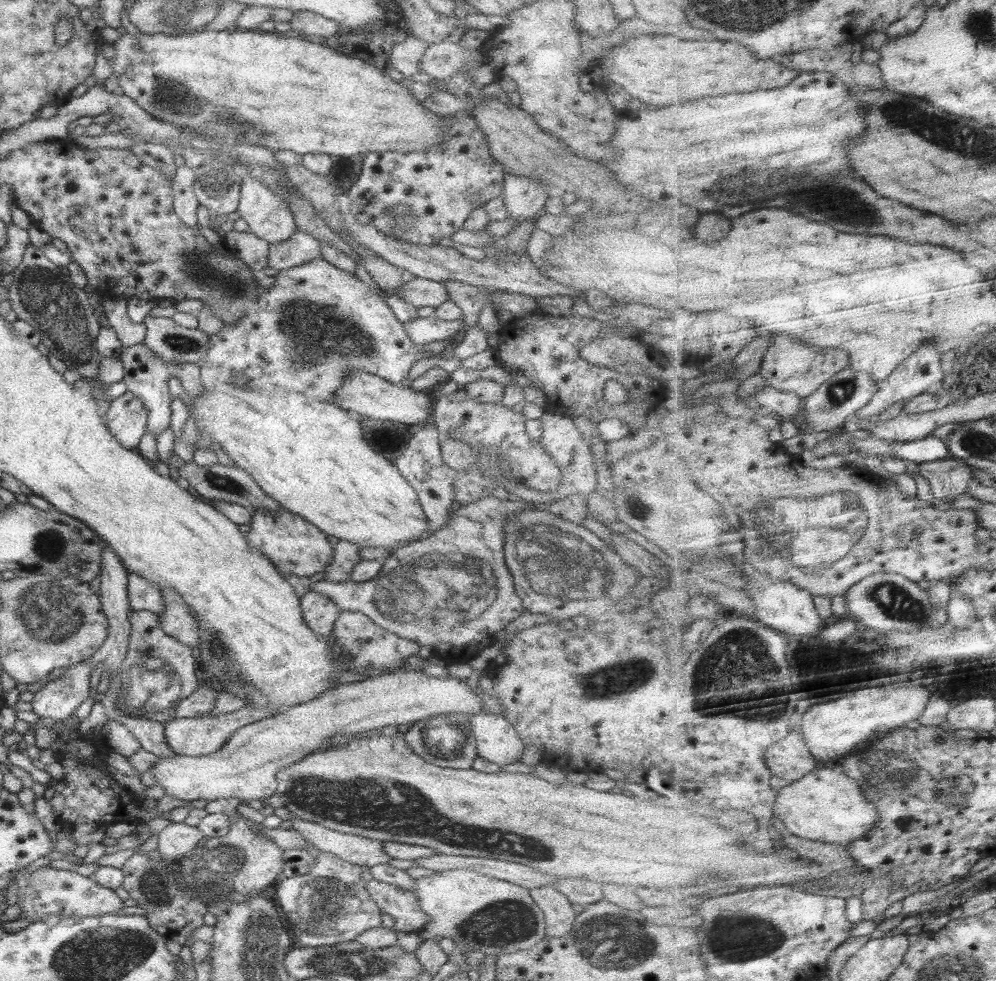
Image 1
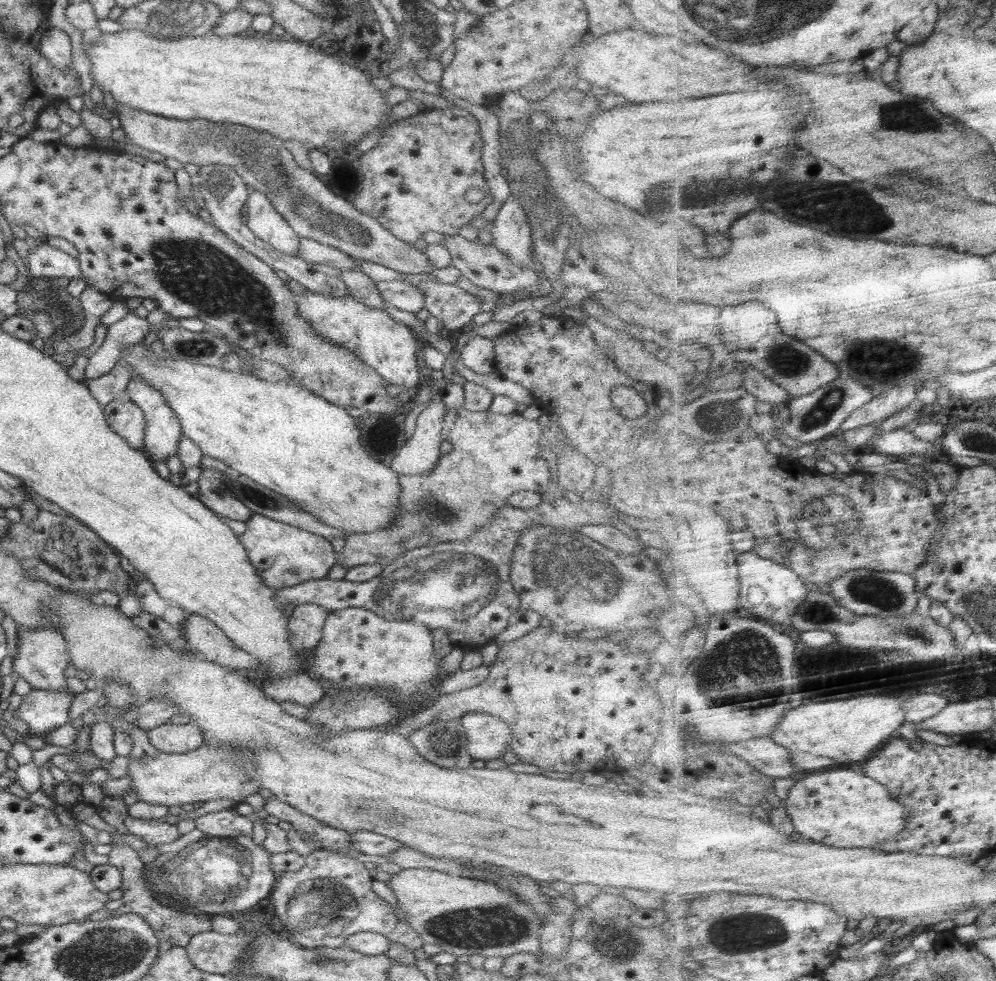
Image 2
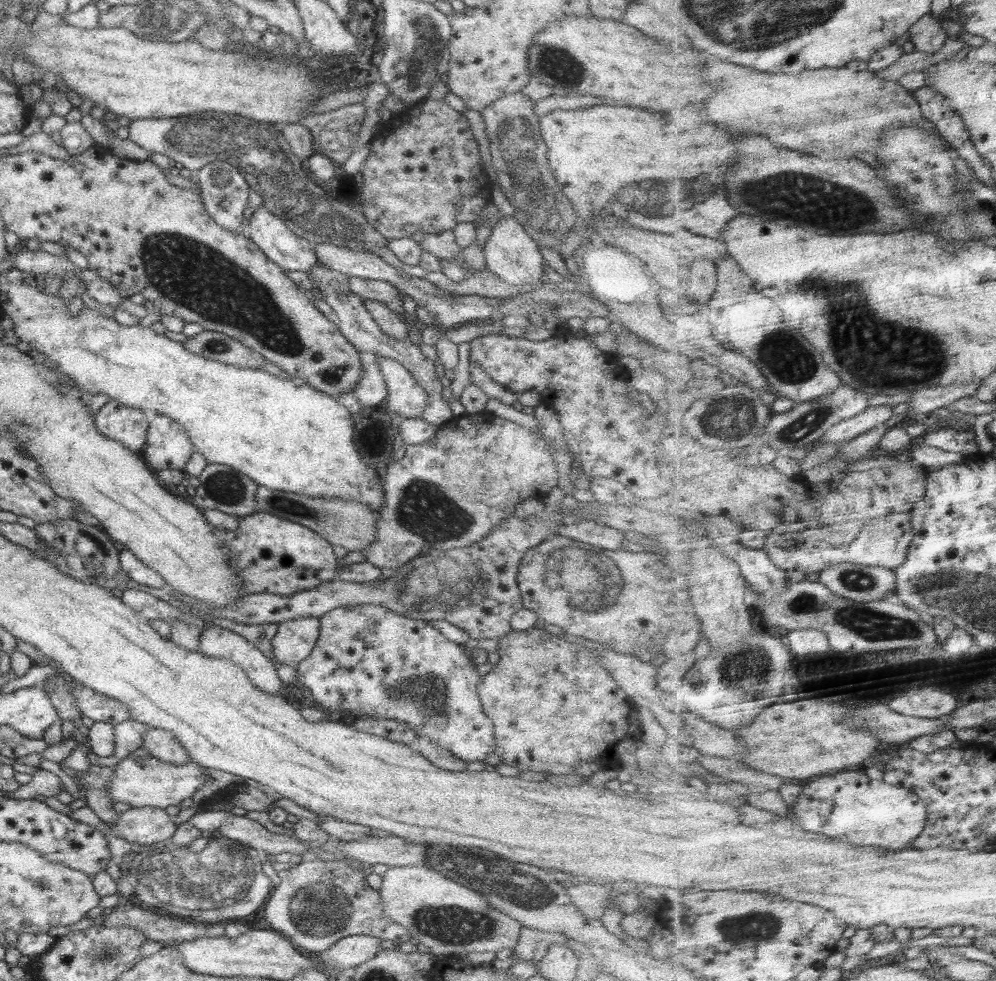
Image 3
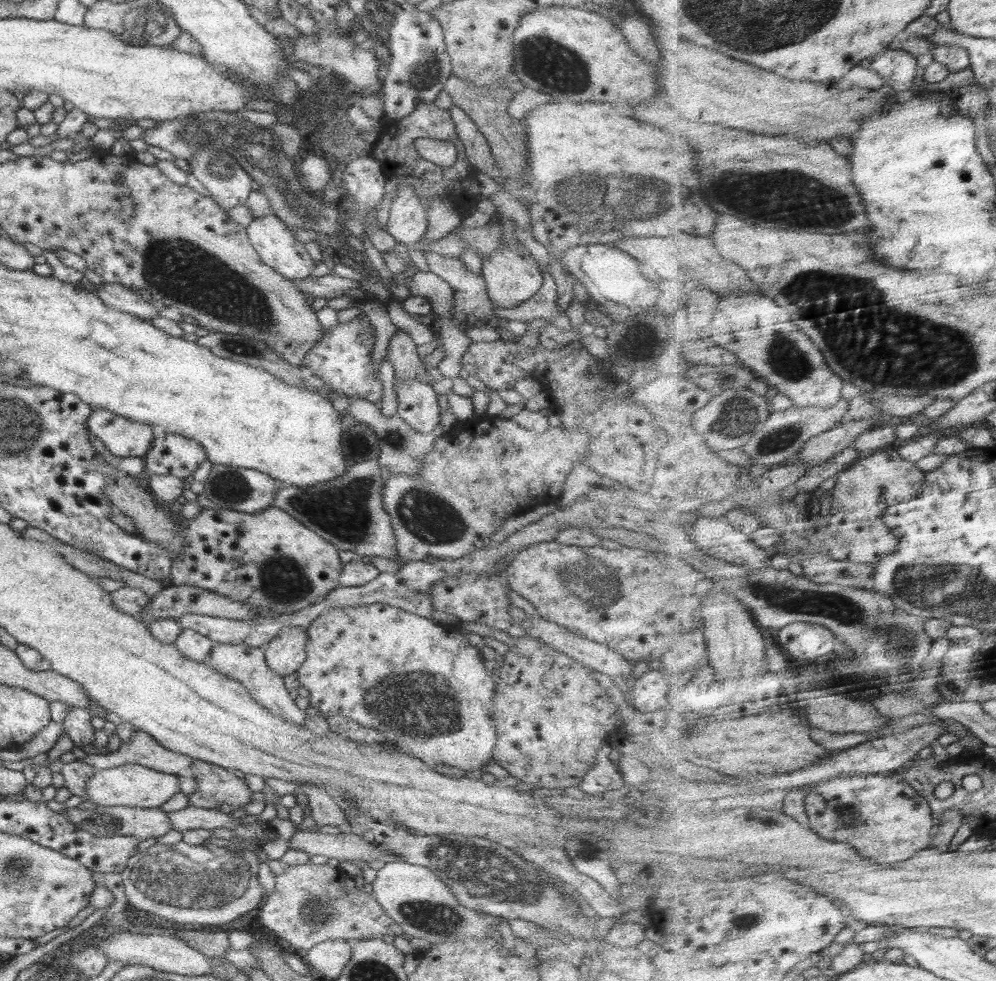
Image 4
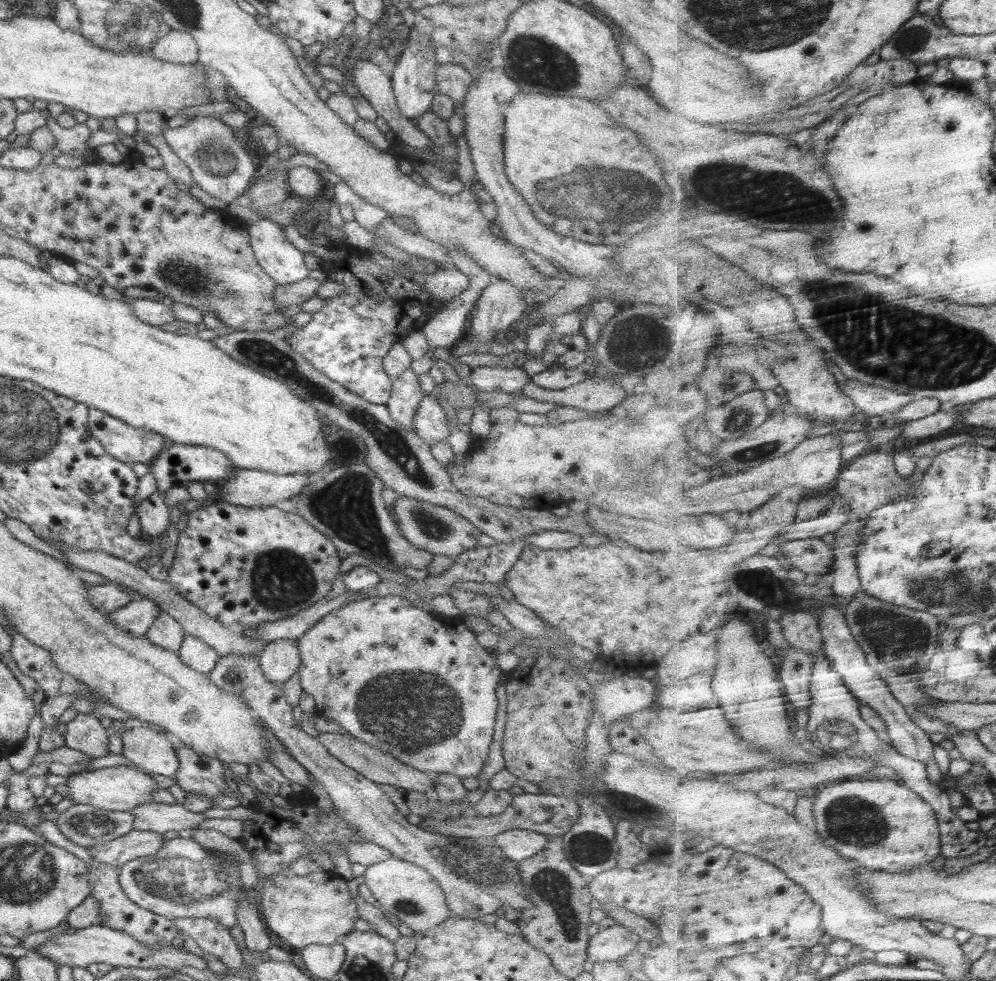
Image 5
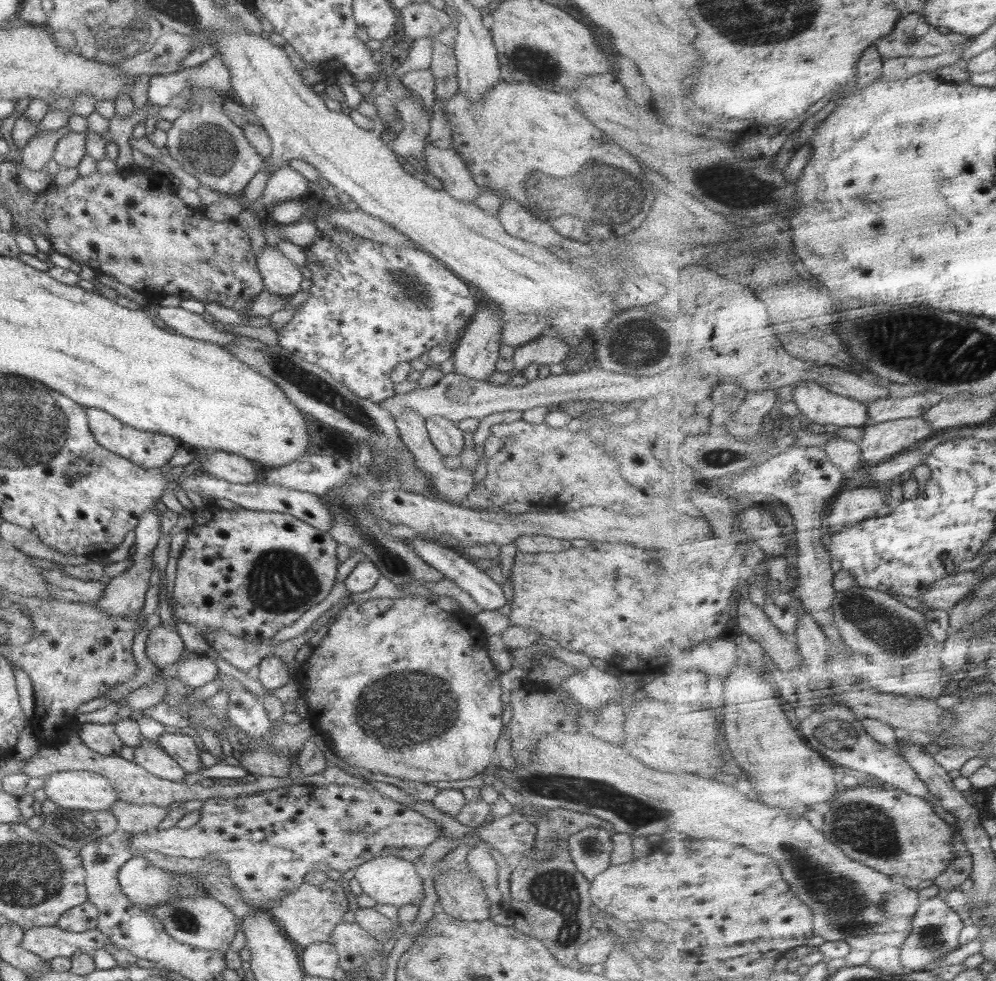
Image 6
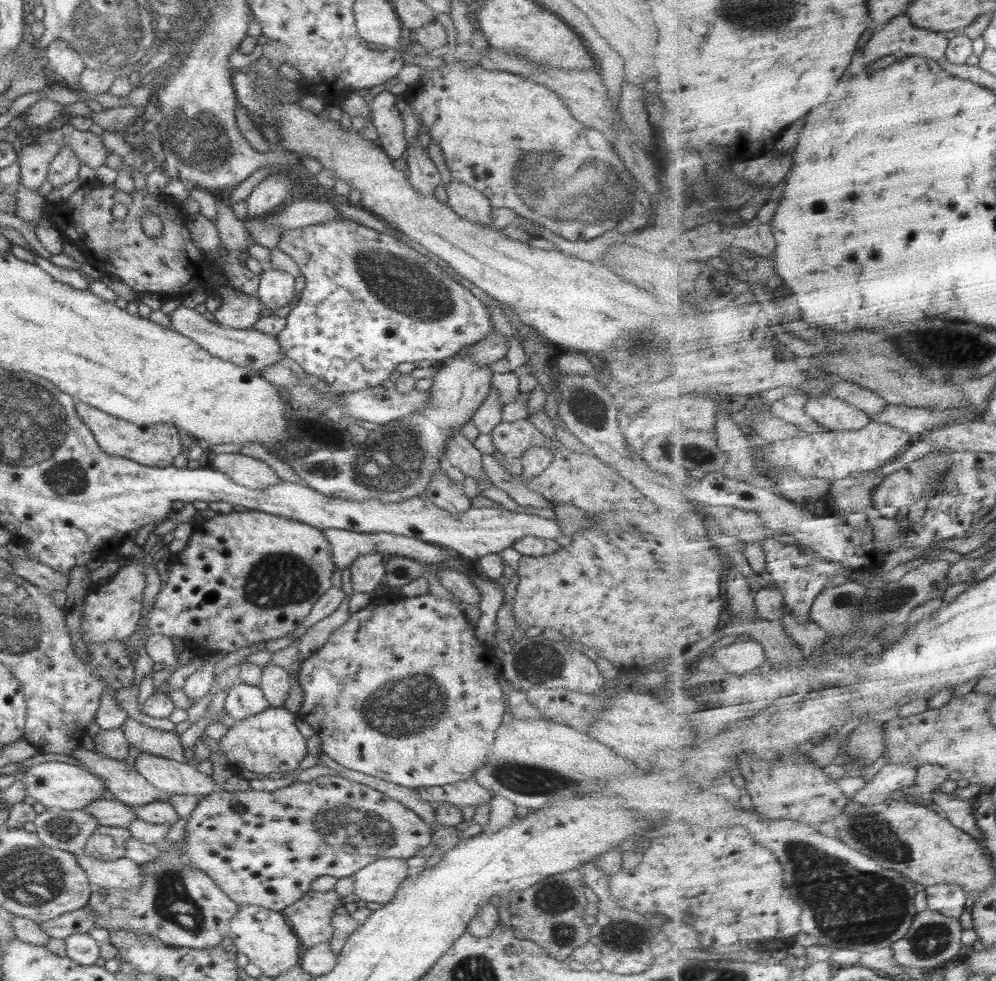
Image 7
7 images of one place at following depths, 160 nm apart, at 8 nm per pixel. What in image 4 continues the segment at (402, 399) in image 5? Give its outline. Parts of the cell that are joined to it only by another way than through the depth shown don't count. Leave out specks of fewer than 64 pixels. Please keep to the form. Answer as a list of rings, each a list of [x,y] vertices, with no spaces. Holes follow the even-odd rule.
[[[401,329],[391,336],[387,357],[395,368],[396,382],[402,382],[404,379],[414,380],[416,374],[423,369],[422,358],[418,356],[416,347],[410,335]]]

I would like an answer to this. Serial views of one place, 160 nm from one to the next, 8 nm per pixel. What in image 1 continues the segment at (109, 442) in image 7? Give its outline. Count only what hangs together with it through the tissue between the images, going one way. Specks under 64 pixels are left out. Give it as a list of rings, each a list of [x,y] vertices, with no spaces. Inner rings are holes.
[[[127,391],[110,403],[105,413],[109,431],[122,446],[137,450],[140,439],[147,432],[149,412],[143,400]]]

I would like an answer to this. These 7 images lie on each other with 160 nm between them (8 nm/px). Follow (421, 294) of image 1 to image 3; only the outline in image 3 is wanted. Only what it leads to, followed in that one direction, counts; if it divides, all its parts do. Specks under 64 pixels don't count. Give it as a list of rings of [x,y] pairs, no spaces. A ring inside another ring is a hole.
[[[350,276],[346,278],[348,290],[363,300],[384,302],[390,311],[405,314],[402,299],[394,286],[382,280]]]

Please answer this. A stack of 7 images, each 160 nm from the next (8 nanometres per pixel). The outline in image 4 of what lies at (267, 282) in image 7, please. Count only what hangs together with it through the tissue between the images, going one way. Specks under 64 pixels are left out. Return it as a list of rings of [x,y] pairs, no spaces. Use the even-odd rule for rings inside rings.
[[[275,214],[254,217],[247,227],[247,235],[249,236],[250,245],[258,254],[261,262],[265,263],[266,266],[270,266],[272,270],[276,270],[286,280],[296,282],[313,274],[316,265],[314,260],[310,258],[310,254],[306,252],[304,244]]]

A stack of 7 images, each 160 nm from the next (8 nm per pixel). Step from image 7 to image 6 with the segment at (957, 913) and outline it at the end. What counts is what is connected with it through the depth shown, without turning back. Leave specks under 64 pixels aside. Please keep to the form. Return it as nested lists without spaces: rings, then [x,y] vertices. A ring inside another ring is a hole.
[[[956,830],[956,841],[953,842],[954,850],[957,850],[957,860],[954,862],[954,866],[942,874],[940,878],[934,882],[940,887],[942,896],[948,898],[956,886],[959,886],[968,880],[973,878],[973,872],[975,868],[975,860],[973,854],[970,852],[969,844],[965,841],[964,835]]]

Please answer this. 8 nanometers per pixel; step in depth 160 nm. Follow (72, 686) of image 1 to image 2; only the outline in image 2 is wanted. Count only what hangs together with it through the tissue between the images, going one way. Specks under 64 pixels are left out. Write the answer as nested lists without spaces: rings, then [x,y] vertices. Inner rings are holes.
[[[32,689],[22,697],[16,716],[27,727],[27,733],[44,736],[69,722],[68,710],[75,697],[71,689],[60,692]]]

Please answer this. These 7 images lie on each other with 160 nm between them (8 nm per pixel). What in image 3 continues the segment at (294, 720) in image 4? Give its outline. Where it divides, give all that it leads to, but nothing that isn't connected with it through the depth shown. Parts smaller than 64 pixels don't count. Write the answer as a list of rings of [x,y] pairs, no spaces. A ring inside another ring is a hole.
[[[208,627],[201,631],[199,649],[202,650],[205,655],[229,660],[241,669],[244,669],[250,682],[262,692],[271,694],[272,696],[282,696],[280,689],[283,688],[283,682],[276,672],[275,664],[271,661],[269,653],[259,649],[249,639],[223,627]]]

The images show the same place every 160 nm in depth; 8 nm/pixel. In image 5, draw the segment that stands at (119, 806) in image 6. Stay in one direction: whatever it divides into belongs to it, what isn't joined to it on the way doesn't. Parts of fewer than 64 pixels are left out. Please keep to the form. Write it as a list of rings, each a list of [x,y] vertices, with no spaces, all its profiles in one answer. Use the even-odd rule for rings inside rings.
[[[152,801],[134,807],[130,814],[135,816],[134,829],[162,835],[170,830],[180,832],[189,828],[197,828],[207,819],[201,813],[190,811],[180,803],[166,805]]]

